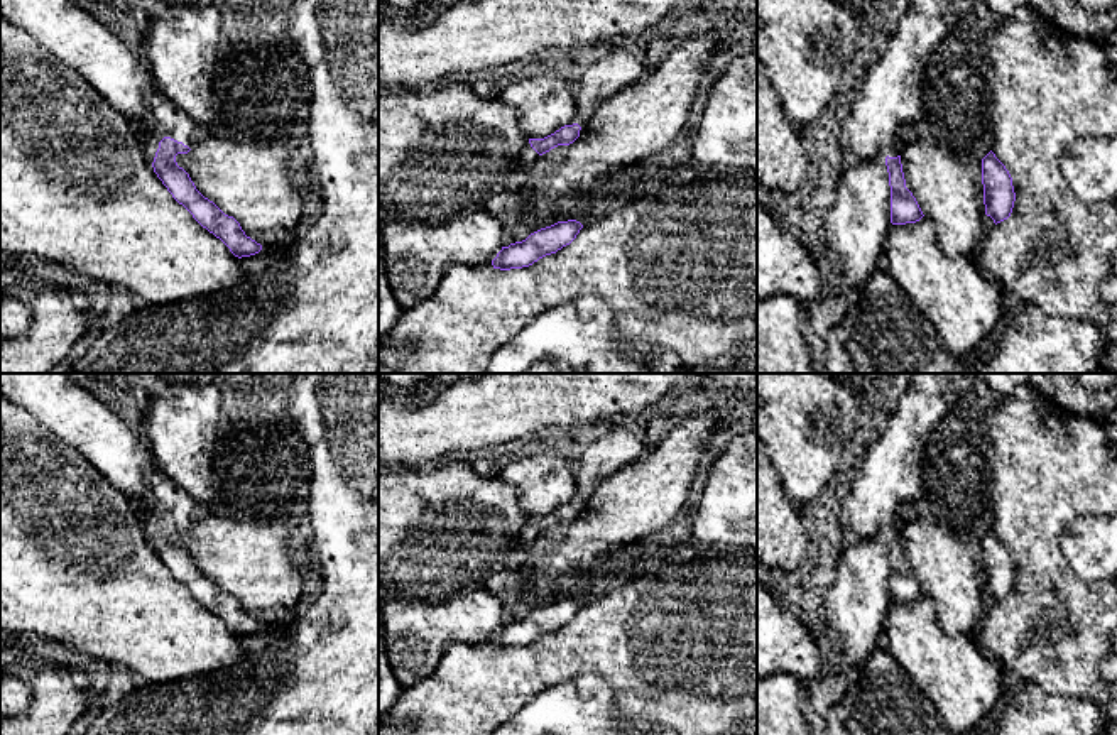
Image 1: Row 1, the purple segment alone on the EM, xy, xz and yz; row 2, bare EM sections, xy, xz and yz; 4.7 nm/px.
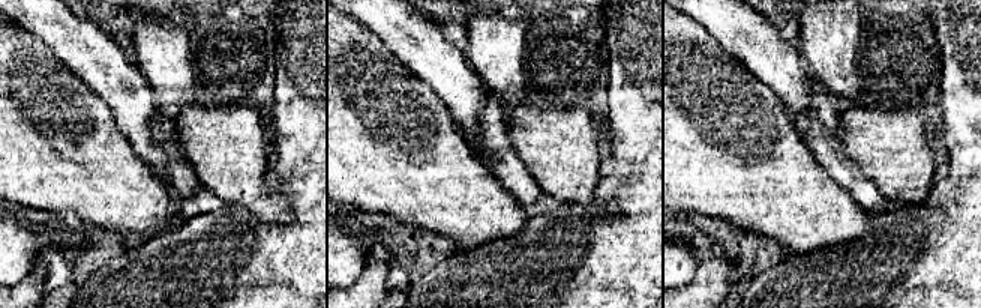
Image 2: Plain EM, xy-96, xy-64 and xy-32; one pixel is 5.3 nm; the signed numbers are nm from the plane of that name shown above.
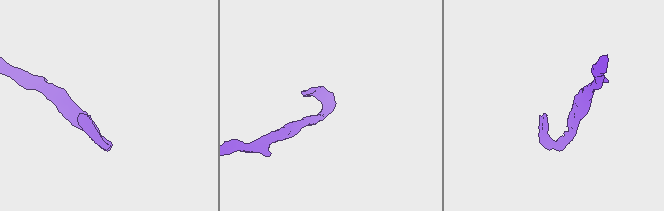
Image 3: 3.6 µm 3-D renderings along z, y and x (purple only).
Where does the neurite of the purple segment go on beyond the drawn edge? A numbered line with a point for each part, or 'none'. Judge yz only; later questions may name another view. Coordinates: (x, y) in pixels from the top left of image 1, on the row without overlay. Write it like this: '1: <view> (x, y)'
1: yz (896, 529)

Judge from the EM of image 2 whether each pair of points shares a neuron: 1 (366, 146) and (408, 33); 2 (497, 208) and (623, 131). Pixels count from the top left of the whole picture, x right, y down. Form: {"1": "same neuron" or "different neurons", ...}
{"1": "different neurons", "2": "different neurons"}

